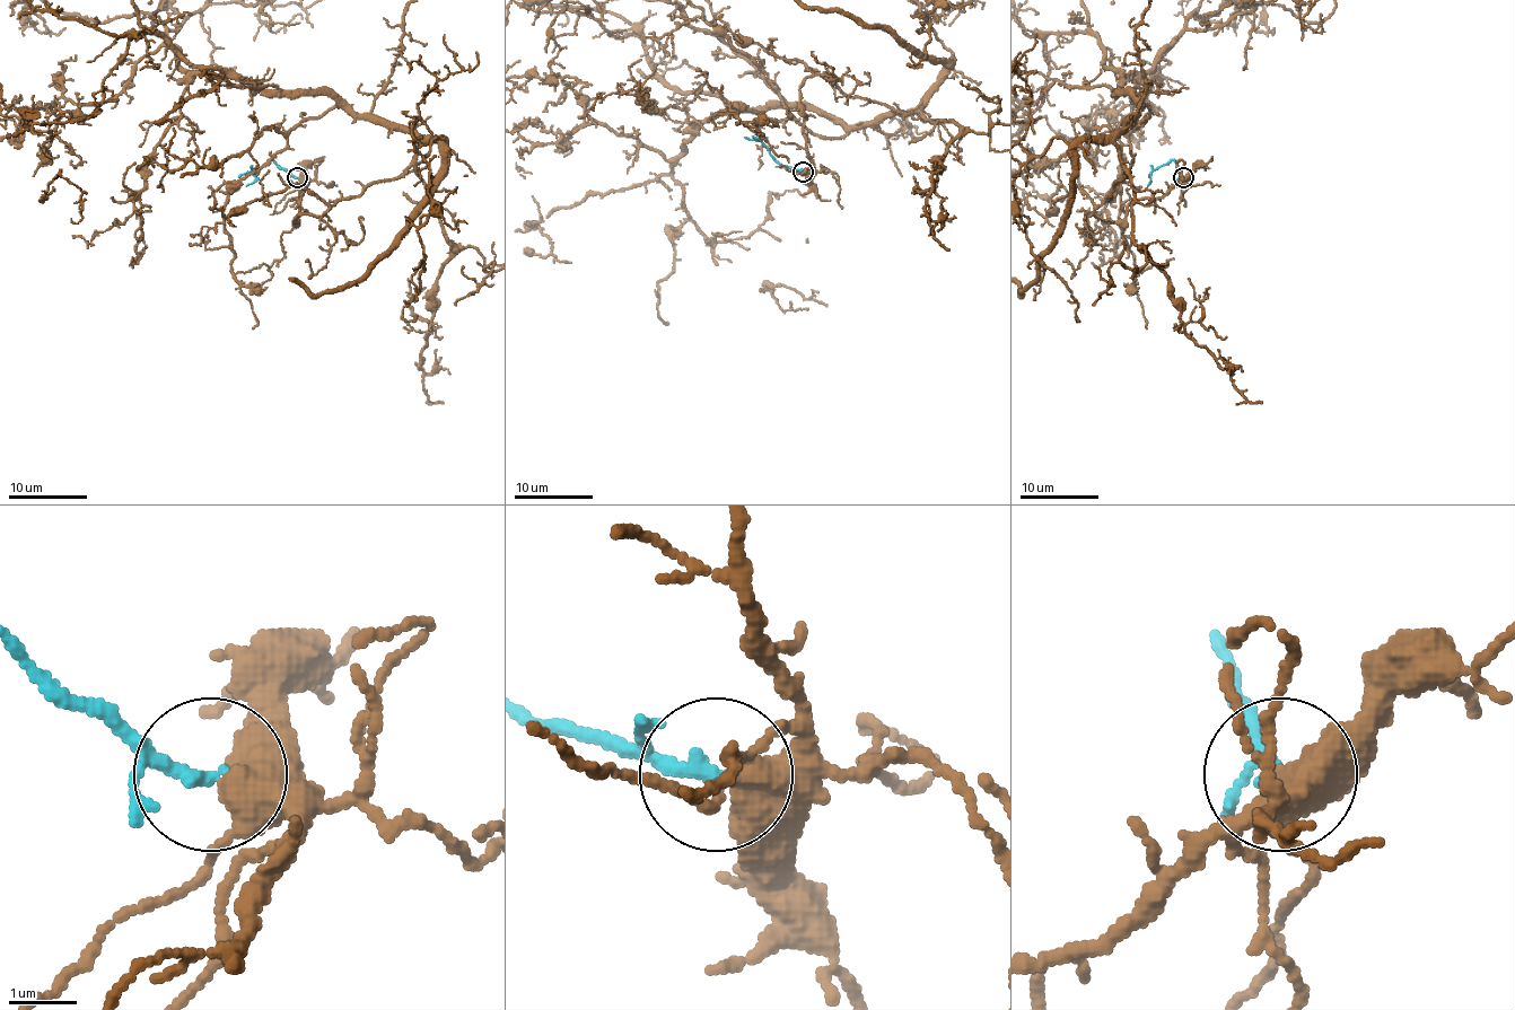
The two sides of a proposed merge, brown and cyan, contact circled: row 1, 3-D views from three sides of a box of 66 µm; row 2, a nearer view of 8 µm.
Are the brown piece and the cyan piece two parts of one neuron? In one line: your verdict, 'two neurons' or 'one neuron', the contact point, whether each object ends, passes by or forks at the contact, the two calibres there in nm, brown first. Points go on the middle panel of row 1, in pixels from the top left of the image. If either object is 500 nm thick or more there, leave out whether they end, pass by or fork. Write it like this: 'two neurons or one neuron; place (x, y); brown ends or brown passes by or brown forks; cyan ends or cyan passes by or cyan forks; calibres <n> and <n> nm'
two neurons; place (803, 172); brown passes by; cyan passes by; calibres 480 and 160 nm

